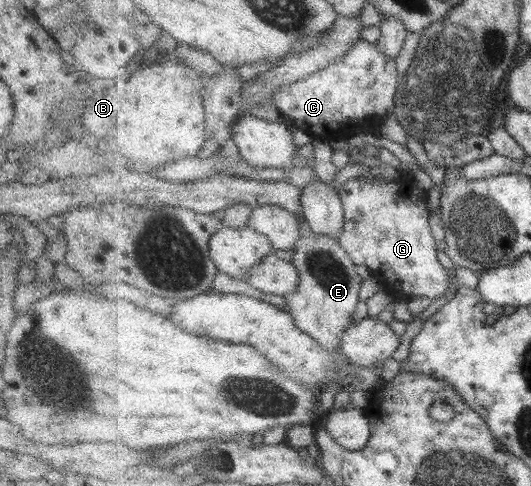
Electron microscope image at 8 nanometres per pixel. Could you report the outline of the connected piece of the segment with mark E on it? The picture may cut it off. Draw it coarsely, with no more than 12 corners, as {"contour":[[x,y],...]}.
{"contour":[[301,236],[284,309],[341,354],[363,285],[337,238]]}

